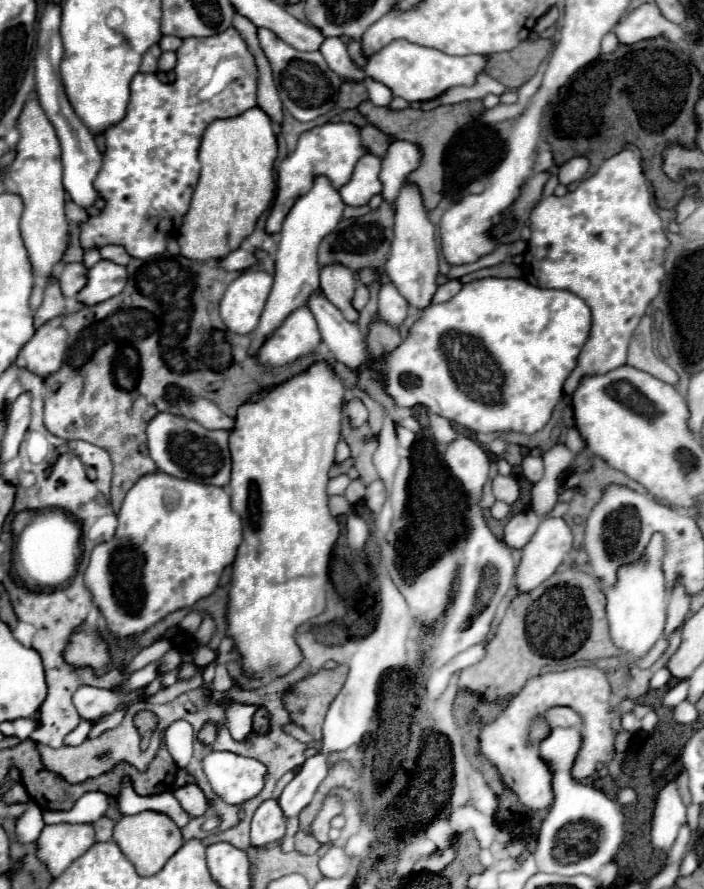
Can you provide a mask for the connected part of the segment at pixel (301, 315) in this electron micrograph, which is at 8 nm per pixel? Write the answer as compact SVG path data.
M301 306L301 310L293 310L289 318L277 328L277 334L265 342L259 350L259 360L269 366L281 366L293 362L299 356L307 356L315 352L321 344L321 336L317 330L317 322L313 314Z

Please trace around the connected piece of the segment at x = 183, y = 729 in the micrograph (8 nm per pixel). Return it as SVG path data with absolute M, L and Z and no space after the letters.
M177 720L165 730L165 744L171 750L171 756L177 764L181 766L189 764L193 754L193 738L195 738L195 732L191 724L185 720Z

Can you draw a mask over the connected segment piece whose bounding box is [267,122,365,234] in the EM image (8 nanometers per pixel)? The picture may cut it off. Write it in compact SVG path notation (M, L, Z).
M329 122L329 124L317 126L313 130L307 130L299 138L295 152L291 152L277 168L277 194L275 194L275 200L273 200L269 218L267 218L267 232L275 234L281 230L283 218L287 216L291 206L297 202L297 198L301 198L303 194L309 192L315 176L323 174L331 180L331 184L335 188L341 188L351 178L355 162L363 154L365 154L365 148L361 146L361 140L359 140L359 128L353 124Z

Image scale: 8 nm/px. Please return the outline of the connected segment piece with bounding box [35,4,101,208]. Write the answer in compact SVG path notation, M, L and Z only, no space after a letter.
M49 4L43 10L41 22L39 22L39 42L37 42L37 56L35 56L35 90L41 102L41 108L45 110L49 122L53 124L57 138L61 142L61 162L63 162L63 186L71 200L83 208L91 206L97 200L97 192L93 188L93 180L97 172L101 170L101 152L95 144L95 138L91 130L73 114L73 106L69 106L69 100L65 98L61 74L59 74L59 62L63 58L63 44L59 36L59 24L61 24L61 6Z

